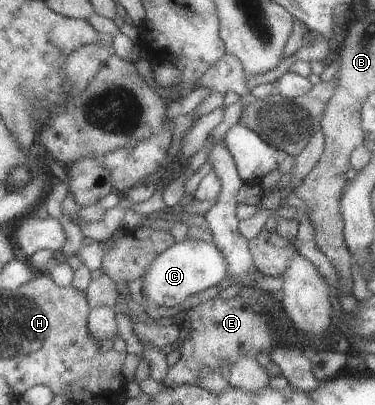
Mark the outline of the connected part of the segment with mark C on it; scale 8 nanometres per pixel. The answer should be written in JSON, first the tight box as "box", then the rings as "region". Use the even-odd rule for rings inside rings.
{"box":[142,239,228,307],"region":[[[188,239],[174,242],[167,250],[152,261],[148,271],[142,275],[142,291],[147,303],[160,307],[176,307],[186,297],[200,293],[208,287],[218,285],[228,275],[224,255],[213,241]]]}

